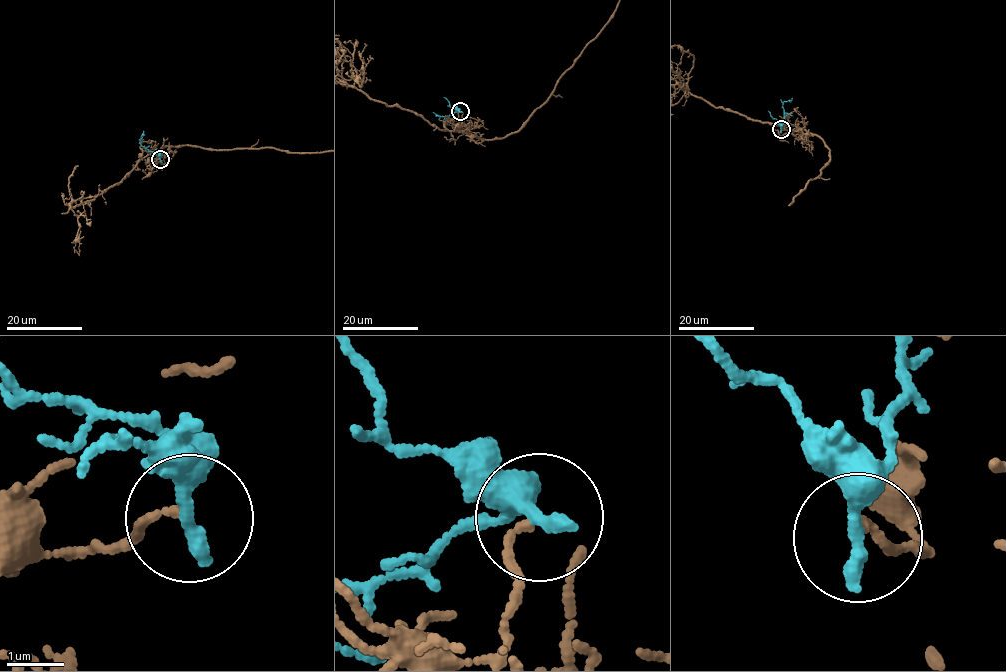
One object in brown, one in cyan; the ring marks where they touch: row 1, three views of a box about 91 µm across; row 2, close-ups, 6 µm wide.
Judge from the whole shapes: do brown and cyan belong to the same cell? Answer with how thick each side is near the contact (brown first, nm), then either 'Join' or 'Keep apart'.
Thickness 130 nm (brown) against 360 nm. Keep apart

